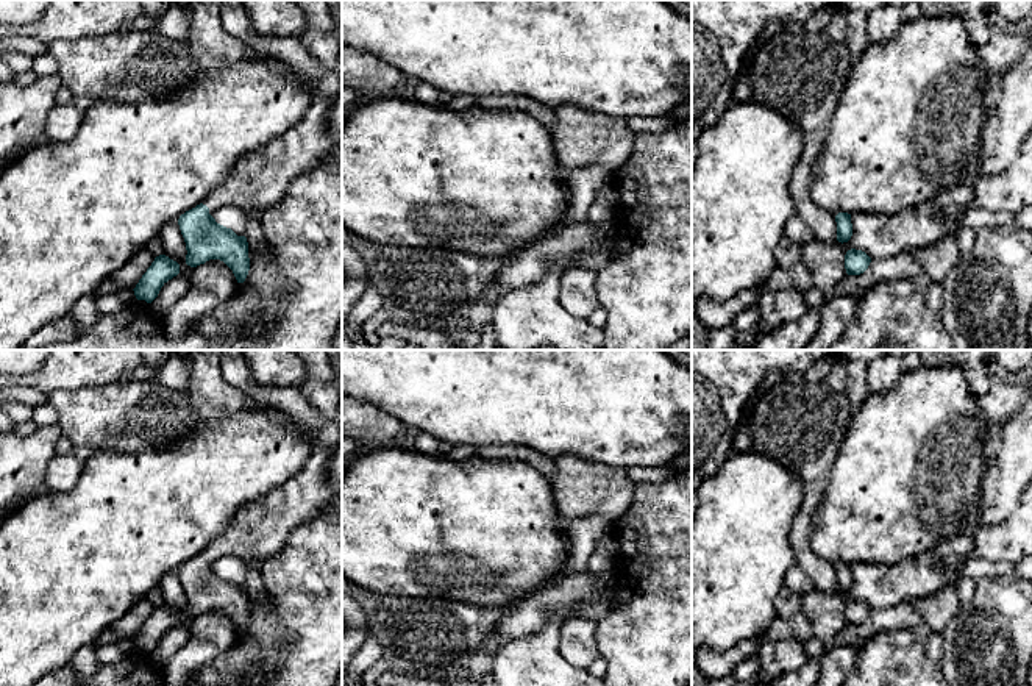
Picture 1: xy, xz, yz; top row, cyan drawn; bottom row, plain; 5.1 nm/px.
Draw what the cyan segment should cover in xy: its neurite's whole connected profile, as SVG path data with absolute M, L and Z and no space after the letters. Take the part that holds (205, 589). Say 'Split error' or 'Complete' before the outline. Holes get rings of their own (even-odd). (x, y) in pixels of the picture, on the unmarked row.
Split error. M304 428L300 431L312 447L306 466L267 495L245 503L200 555L180 566L187 616L220 609L233 620L237 633L244 633L250 620L247 588L217 573L214 564L225 556L262 564L283 548L298 525L342 498L342 491L336 491L328 480L331 452Z

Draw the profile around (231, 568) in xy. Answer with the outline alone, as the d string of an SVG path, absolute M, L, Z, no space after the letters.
M225 556L214 564L217 573L231 578L237 586L245 586L245 563L234 556Z

